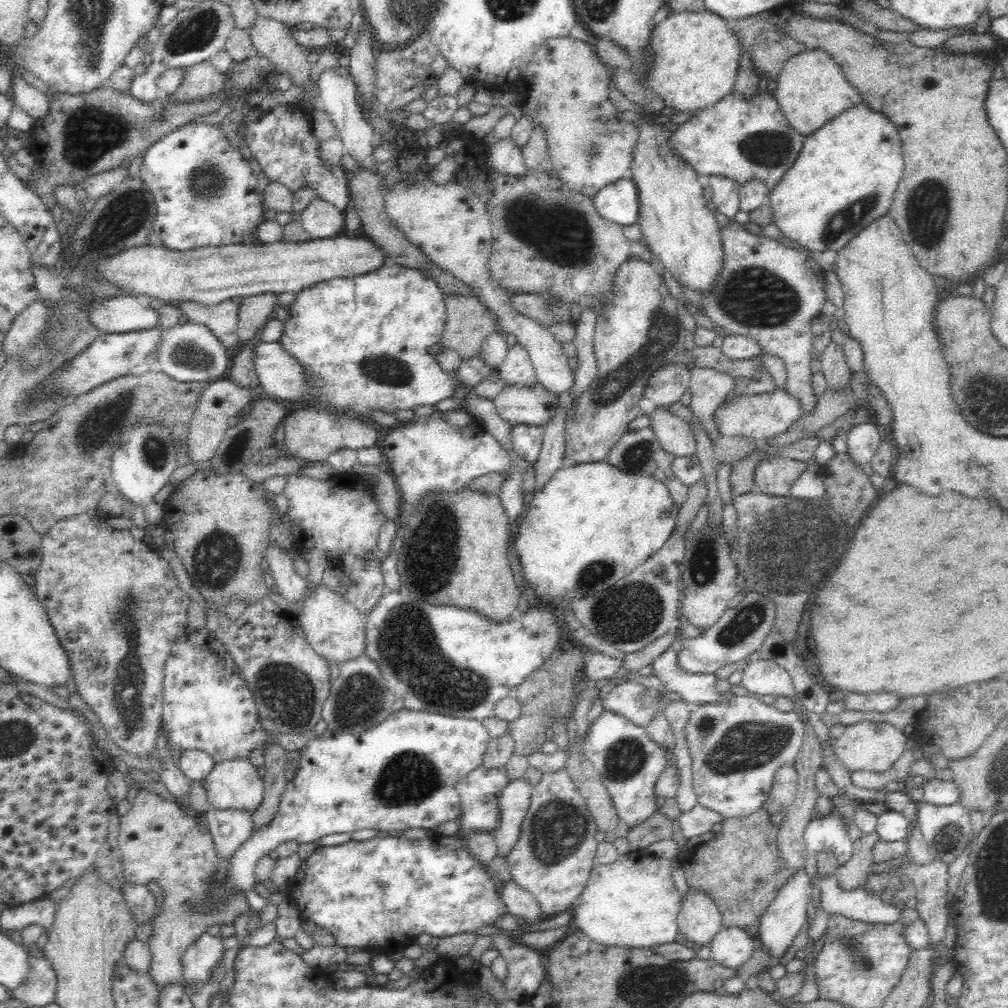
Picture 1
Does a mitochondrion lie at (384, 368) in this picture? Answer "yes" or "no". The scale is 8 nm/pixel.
yes

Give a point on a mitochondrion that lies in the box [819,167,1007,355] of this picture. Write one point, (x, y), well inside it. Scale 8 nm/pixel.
(927, 211)

